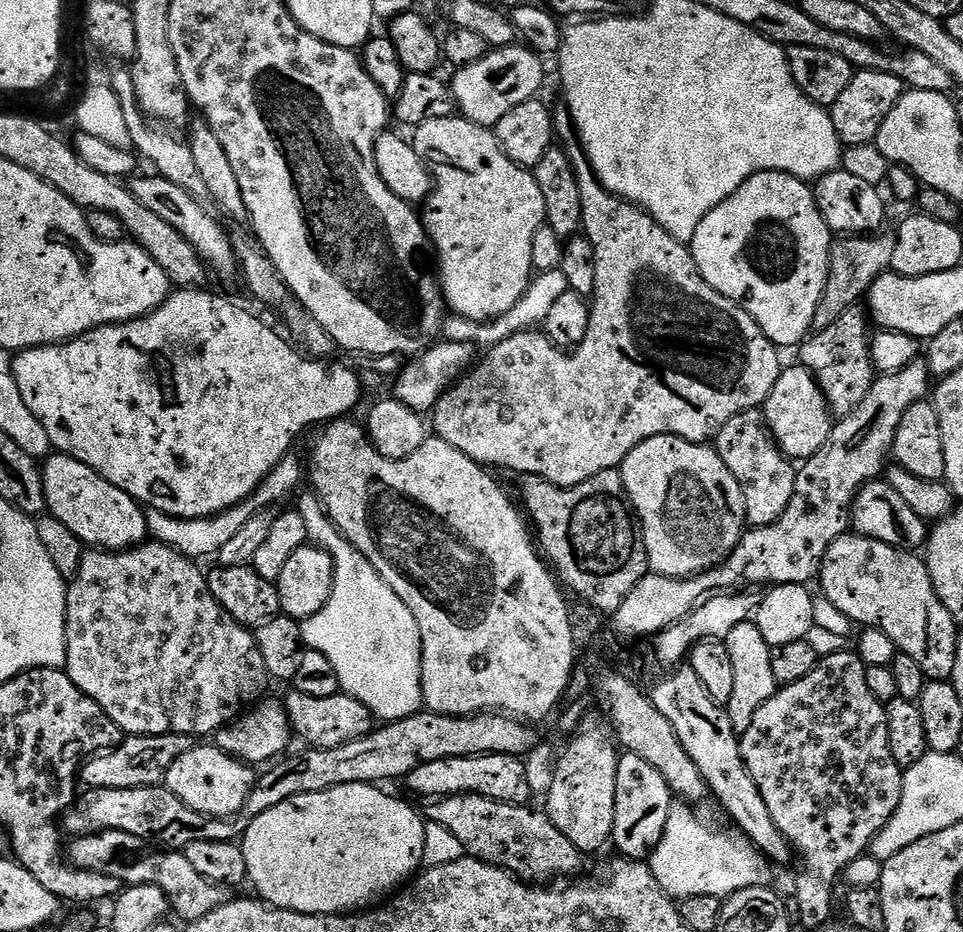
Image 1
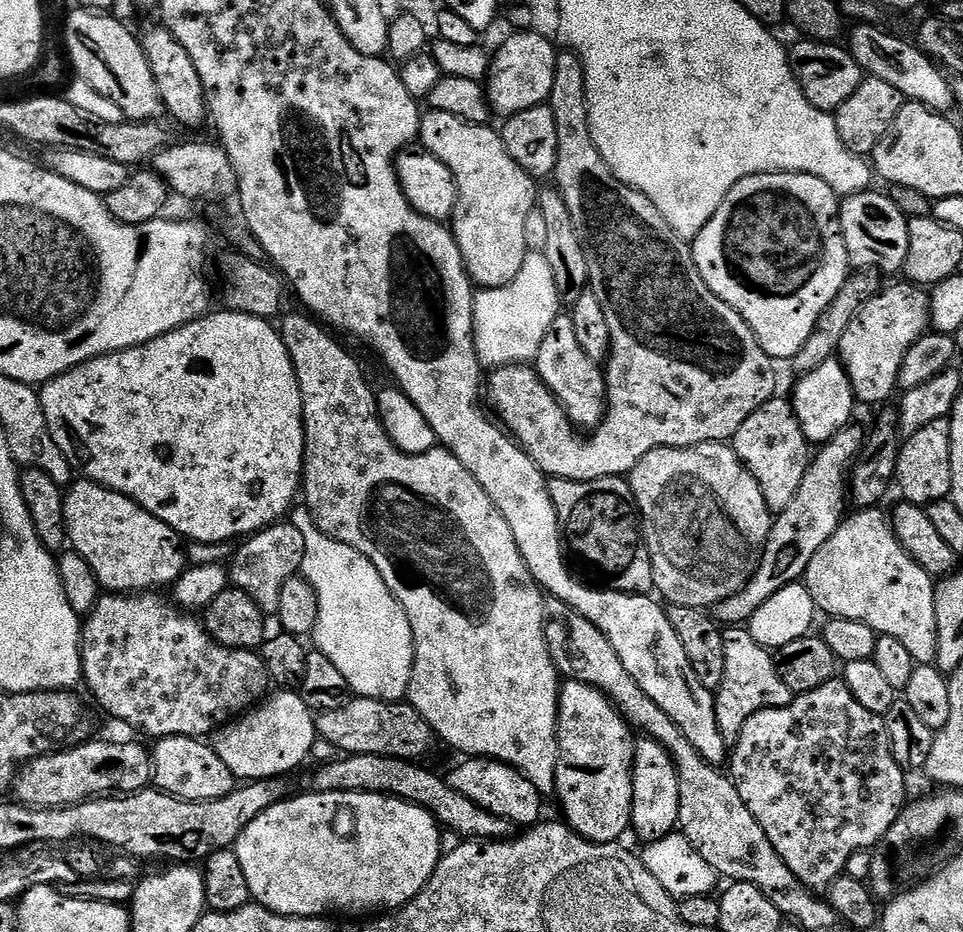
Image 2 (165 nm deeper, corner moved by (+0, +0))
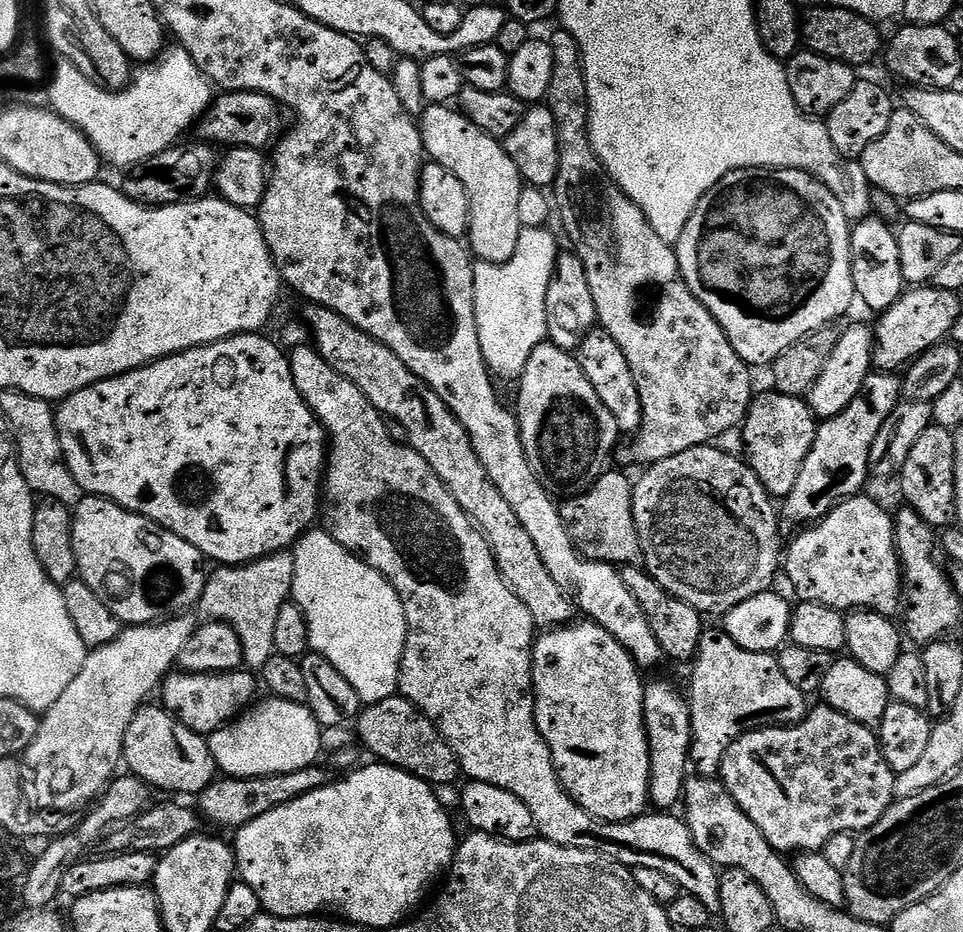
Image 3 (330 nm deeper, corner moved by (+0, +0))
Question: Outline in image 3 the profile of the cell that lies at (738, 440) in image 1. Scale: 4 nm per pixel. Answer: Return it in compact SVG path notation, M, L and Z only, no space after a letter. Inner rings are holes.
M775 390L764 392L753 399L748 413L744 415L744 452L746 463L754 470L758 482L773 498L783 498L794 490L798 474L802 474L802 462L814 446L818 421L807 399Z

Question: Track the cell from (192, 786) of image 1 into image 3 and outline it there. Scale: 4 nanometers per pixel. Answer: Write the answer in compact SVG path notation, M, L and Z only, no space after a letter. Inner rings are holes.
M141 706L137 710L136 717L132 719L124 735L122 760L126 768L128 764L127 771L156 790L161 788L164 792L192 792L192 794L198 794L204 787L212 783L218 772L216 763L212 761L207 739L201 733L191 732L183 722L169 714L164 707L148 707Z

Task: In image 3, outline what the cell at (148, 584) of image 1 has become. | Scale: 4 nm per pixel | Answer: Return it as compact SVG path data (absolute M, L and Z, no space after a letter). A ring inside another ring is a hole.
M173 670L158 689L162 707L189 728L191 732L211 734L231 724L257 699L258 680L248 670L234 672L181 672ZM256 696L256 697L255 697Z

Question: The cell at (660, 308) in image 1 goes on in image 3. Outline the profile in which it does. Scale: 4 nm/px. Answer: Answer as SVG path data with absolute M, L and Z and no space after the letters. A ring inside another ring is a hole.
M557 30L551 45L554 54L554 78L550 82L546 107L554 114L554 122L558 126L558 158L560 159L558 178L554 185L554 208L559 216L560 212L564 212L561 214L560 220L564 223L569 238L576 240L574 251L576 257L584 263L586 282L590 282L590 294L594 294L594 306L599 327L607 330L610 338L614 338L614 342L618 342L618 346L622 346L622 354L626 354L626 362L630 362L630 370L634 370L638 394L642 398L642 422L640 423L640 431L635 433L633 439L636 441L632 444L632 456L640 463L640 466L651 466L666 458L674 458L674 454L682 454L691 448L703 448L711 445L713 442L719 441L716 440L719 436L726 435L735 424L737 427L743 421L744 415L748 413L748 408L754 399L754 391L752 392L753 369L736 353L734 346L730 346L730 342L726 338L722 326L718 326L714 314L710 314L710 310L706 310L706 306L702 306L702 302L698 302L698 298L694 298L694 294L686 286L678 266L675 247L666 243L662 238L658 238L658 234L654 234L654 230L650 226L650 222L646 222L646 216L642 214L642 210L638 210L635 202L613 182L608 171L604 168L604 164L596 157L596 151L592 148L592 143L588 141L588 95L584 81L584 63L580 57L578 42L574 42L574 38L569 32Z

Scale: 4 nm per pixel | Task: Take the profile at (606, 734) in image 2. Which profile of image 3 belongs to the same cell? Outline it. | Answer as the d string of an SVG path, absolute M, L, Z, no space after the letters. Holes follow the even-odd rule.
M587 618L581 619L579 622L553 627L545 632L548 632L545 636L537 635L535 637L532 646L532 694L536 710L536 725L542 738L548 744L560 785L572 795L572 800L578 802L578 806L582 806L582 810L586 810L599 820L617 824L623 820L635 820L637 816L645 815L650 804L648 798L650 750L648 749L648 731L644 725L644 686L646 680L645 677L640 677L643 676L641 669L637 668L634 658L624 649L622 642L618 642L618 638L614 638L614 634L610 634L602 626L598 626Z

